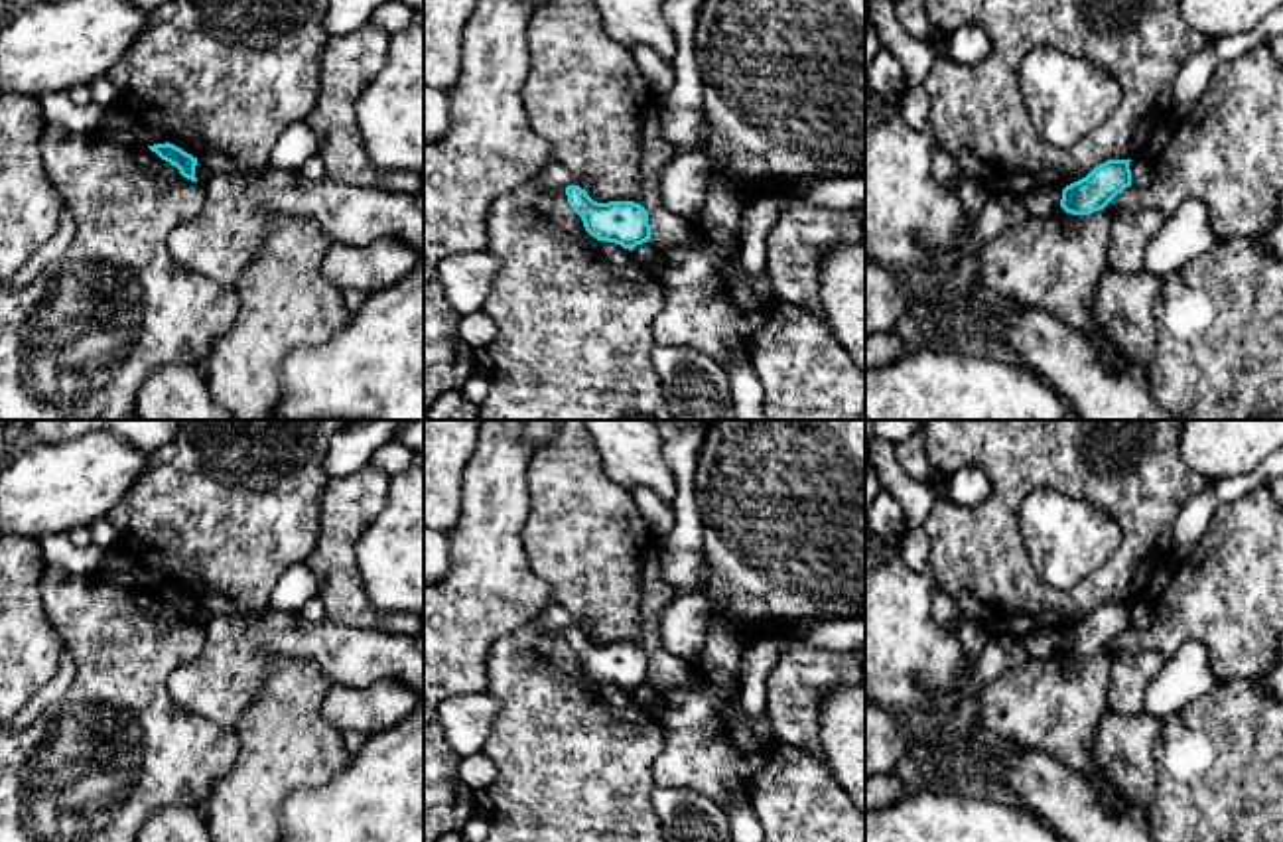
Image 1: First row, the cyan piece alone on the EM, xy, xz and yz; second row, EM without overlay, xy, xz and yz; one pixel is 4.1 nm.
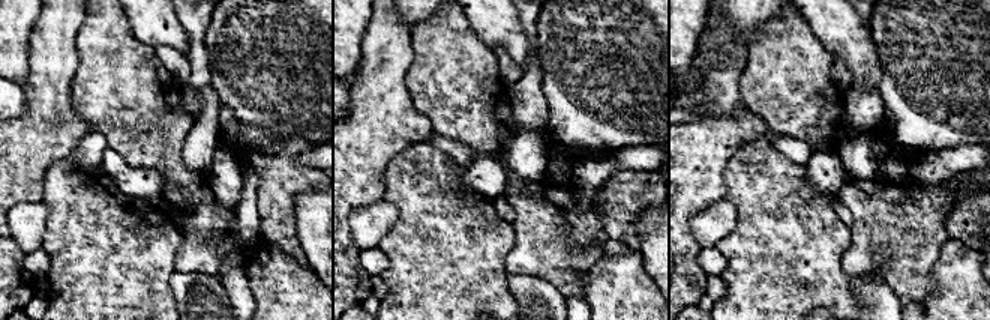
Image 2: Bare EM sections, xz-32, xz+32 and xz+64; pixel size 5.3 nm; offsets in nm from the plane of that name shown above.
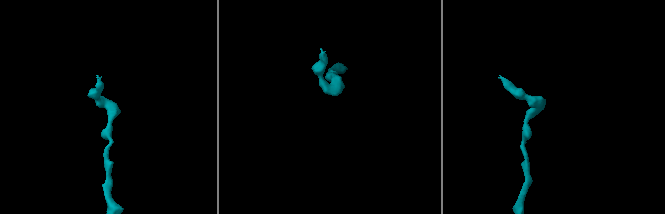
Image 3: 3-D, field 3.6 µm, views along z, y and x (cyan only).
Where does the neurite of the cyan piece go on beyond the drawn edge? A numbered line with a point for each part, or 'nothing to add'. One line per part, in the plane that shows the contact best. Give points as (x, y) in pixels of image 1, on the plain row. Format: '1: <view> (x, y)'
nothing to add

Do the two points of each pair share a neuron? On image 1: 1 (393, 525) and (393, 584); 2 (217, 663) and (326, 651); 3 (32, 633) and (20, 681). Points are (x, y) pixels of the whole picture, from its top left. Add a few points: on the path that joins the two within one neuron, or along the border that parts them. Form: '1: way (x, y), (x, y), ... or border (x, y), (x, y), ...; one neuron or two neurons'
1: way (393, 539), (393, 570); one neuron
2: way (245, 641), (298, 641); one neuron
3: way (24, 645), (20, 669); one neuron

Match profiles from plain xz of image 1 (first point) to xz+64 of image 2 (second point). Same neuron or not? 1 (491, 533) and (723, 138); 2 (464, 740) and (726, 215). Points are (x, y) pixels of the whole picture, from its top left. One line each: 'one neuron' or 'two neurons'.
1: one neuron
2: one neuron

